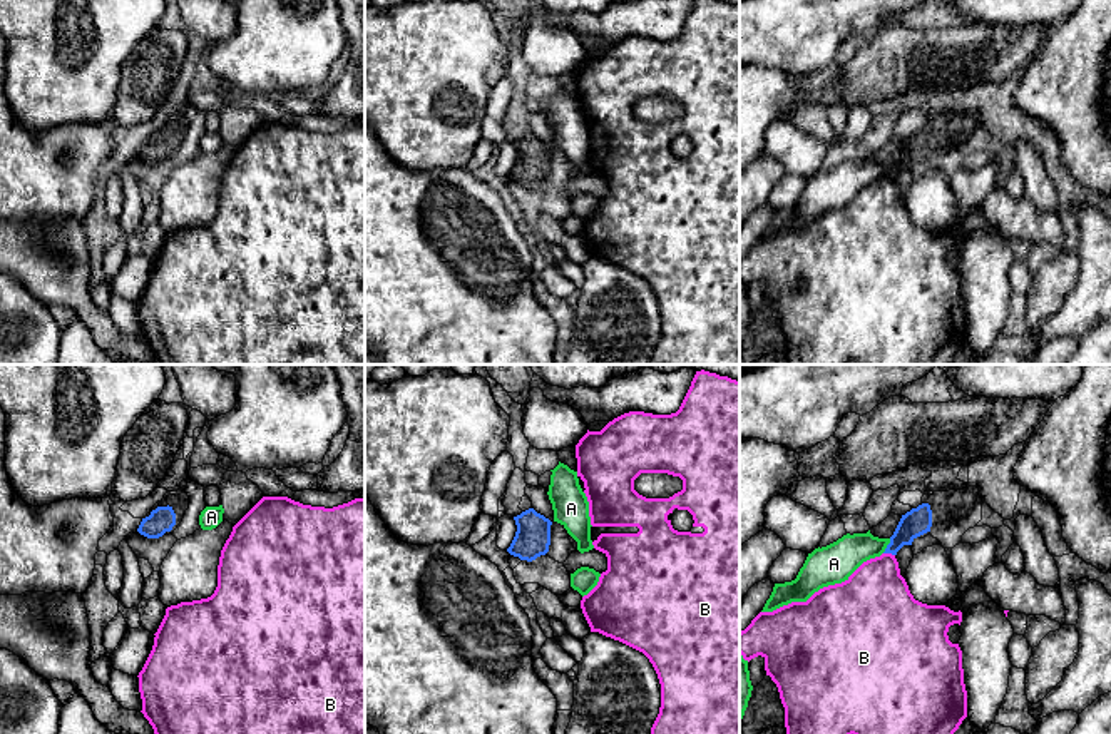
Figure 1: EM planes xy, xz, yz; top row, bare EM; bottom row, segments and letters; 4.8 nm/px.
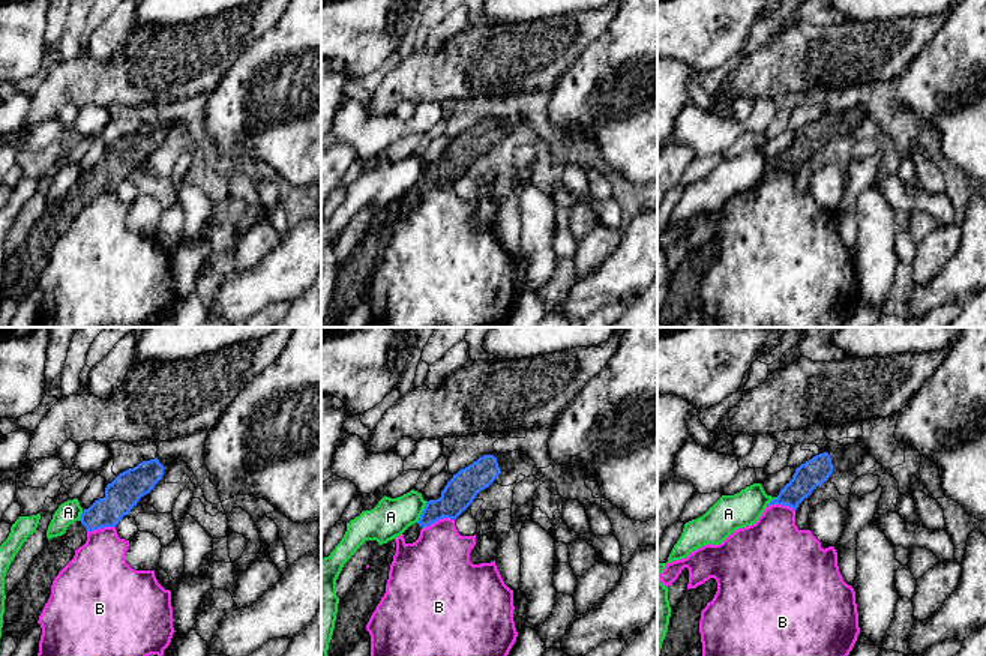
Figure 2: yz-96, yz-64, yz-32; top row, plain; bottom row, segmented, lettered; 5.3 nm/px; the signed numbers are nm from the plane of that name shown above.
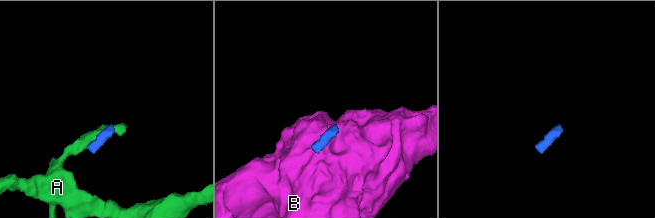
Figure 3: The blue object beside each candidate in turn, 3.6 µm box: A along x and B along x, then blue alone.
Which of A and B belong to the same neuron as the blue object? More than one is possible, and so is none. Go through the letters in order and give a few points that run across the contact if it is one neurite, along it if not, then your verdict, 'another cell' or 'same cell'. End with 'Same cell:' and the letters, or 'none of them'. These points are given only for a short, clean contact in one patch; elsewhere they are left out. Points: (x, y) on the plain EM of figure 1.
A: yz (890, 164), (882, 178) | another cell
B: yz (884, 178), (894, 181) | another cell
Same cell: none of them

